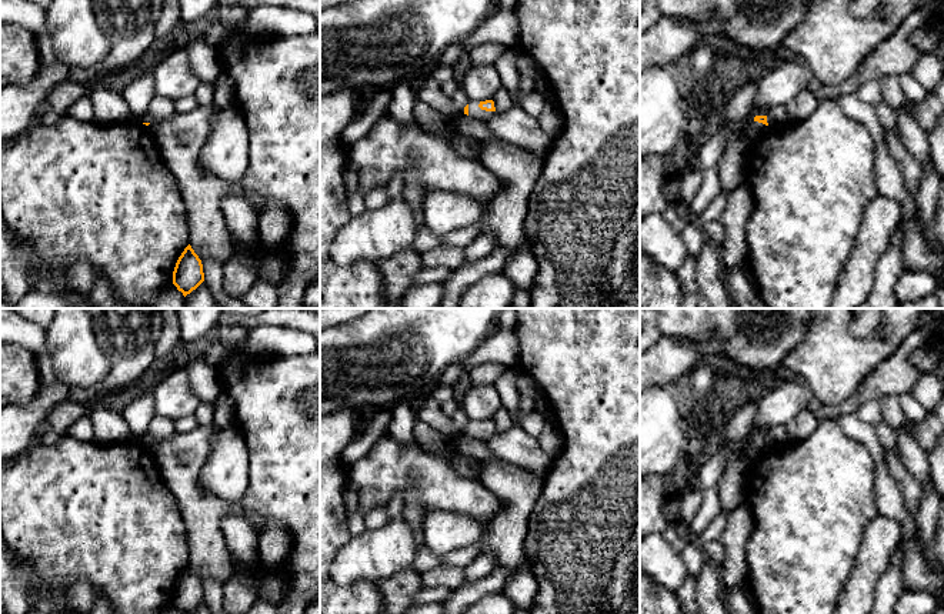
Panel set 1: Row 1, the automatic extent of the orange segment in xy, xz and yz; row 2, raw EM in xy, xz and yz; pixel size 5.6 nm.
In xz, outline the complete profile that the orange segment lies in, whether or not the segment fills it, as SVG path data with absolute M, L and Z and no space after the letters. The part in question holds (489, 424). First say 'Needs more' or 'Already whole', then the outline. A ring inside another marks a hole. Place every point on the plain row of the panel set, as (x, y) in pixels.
Needs more. M493 420L470 421L464 427L464 434L483 443L490 440L494 433L496 433L496 427Z

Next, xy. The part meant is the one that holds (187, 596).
Already whole. M189 564L176 583L173 591L173 604L183 614L190 614L203 601L204 601L204 593L201 580Z

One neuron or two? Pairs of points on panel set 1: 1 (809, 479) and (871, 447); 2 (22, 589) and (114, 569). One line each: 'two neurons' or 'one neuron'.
1: two neurons
2: two neurons

